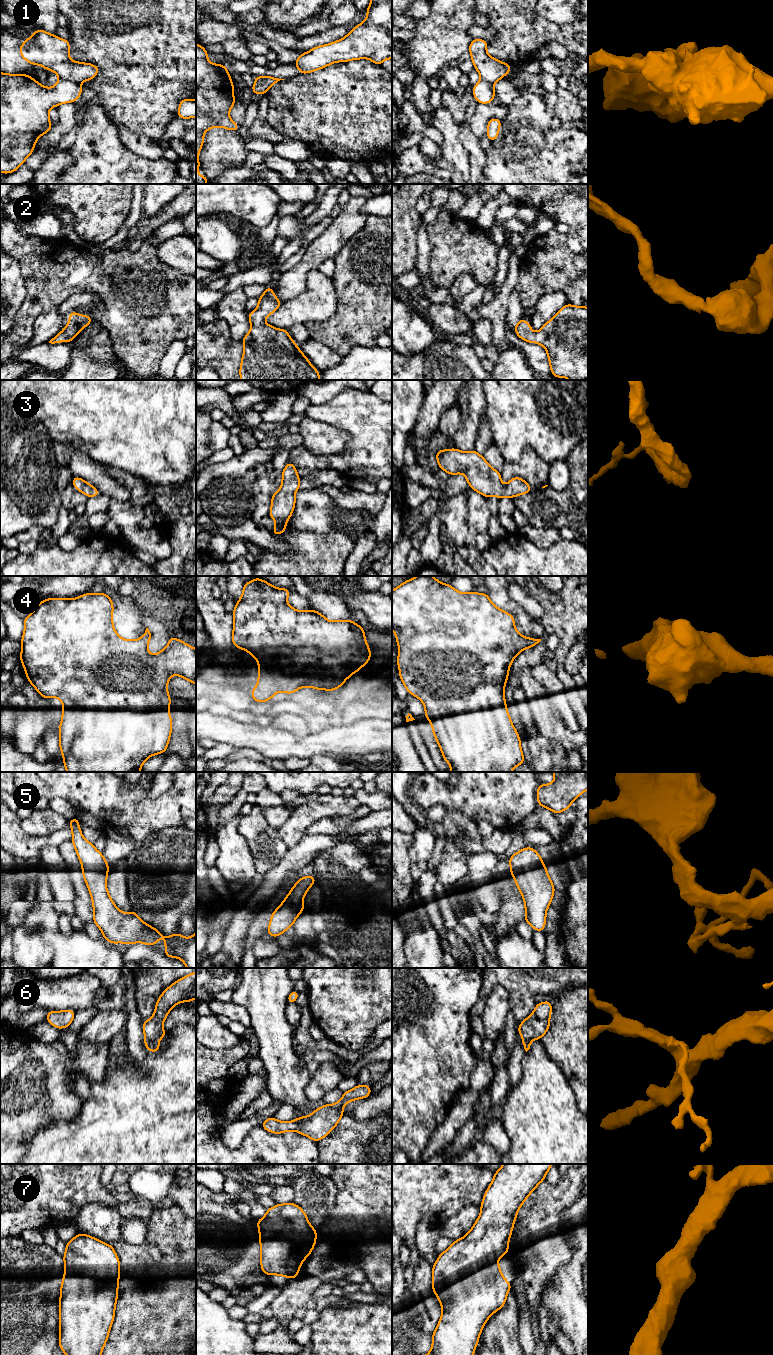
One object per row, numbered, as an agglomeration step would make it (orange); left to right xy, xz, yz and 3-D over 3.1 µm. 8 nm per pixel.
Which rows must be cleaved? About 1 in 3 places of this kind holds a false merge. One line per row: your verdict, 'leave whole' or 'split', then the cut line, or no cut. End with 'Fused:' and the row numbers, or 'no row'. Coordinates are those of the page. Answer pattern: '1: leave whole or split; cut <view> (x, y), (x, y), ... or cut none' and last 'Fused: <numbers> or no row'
1: split; cut xy (60, 79), (79, 84)
2: leave whole; cut none
3: leave whole; cut none
4: leave whole; cut none
5: leave whole; cut none
6: leave whole; cut none
7: leave whole; cut none
Fused: 1

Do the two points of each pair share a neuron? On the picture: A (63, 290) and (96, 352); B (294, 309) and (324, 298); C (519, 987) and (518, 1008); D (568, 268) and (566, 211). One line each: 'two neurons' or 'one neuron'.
A: two neurons
B: one neuron
C: one neuron
D: two neurons

